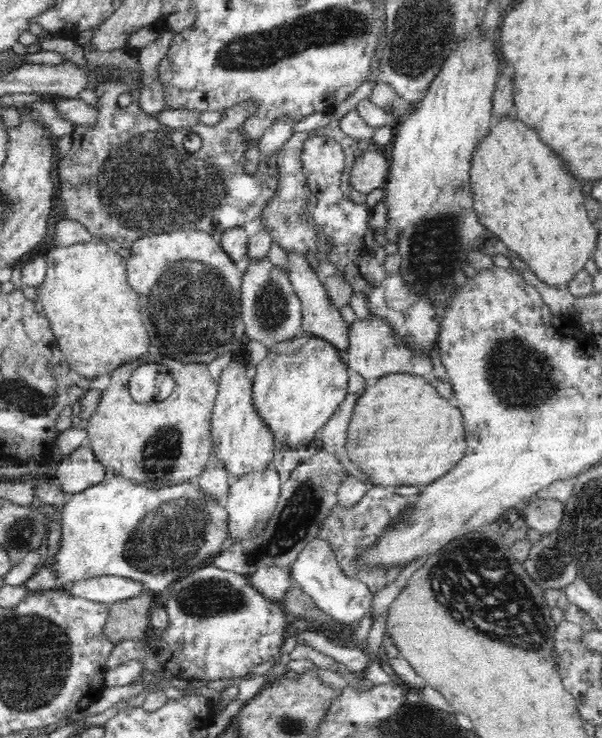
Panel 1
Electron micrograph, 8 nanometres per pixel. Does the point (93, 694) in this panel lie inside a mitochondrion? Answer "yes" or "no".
no

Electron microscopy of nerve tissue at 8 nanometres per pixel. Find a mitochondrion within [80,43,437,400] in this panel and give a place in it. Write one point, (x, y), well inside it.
(148, 180)

